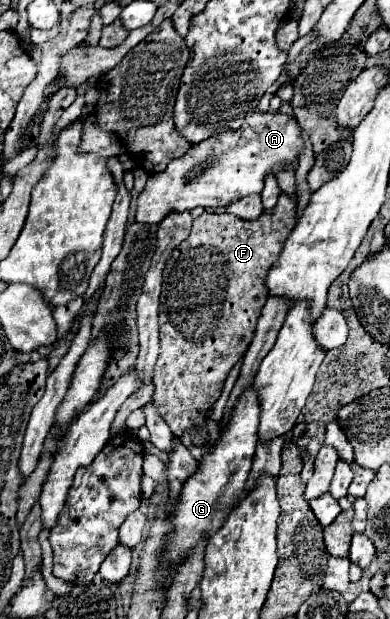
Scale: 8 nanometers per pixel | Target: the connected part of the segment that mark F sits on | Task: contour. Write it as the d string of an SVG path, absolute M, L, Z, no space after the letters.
M281 192L275 208L265 210L257 220L241 220L233 214L211 214L205 212L193 222L191 236L183 240L165 262L163 268L163 292L159 306L159 326L161 326L161 354L155 366L155 406L169 424L175 436L191 424L201 422L209 408L221 396L225 378L229 370L243 358L247 346L253 340L257 318L267 302L267 288L263 284L273 260L281 252L285 236L297 224L297 200Z

